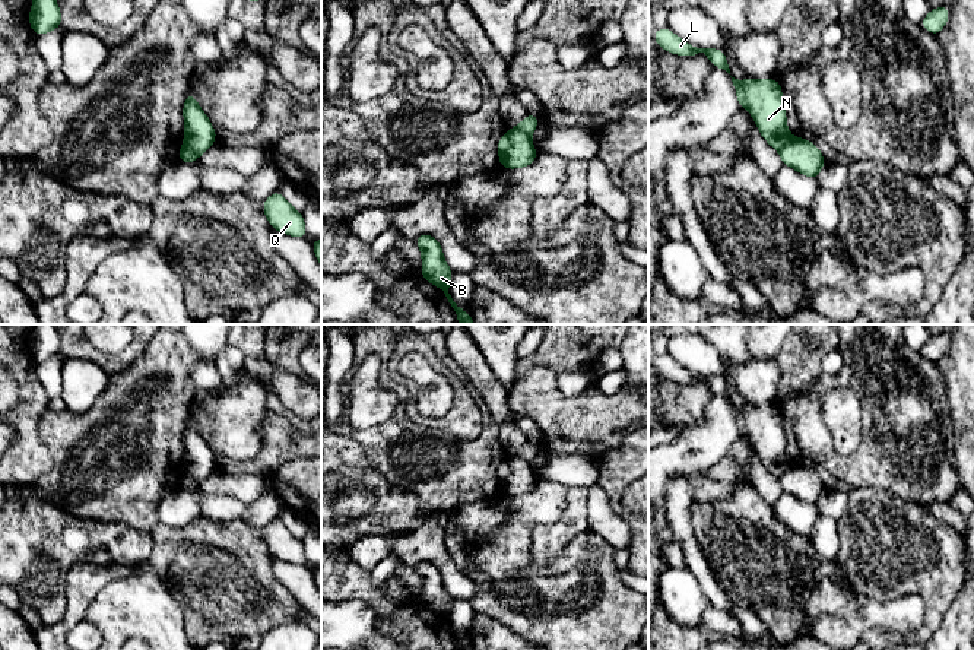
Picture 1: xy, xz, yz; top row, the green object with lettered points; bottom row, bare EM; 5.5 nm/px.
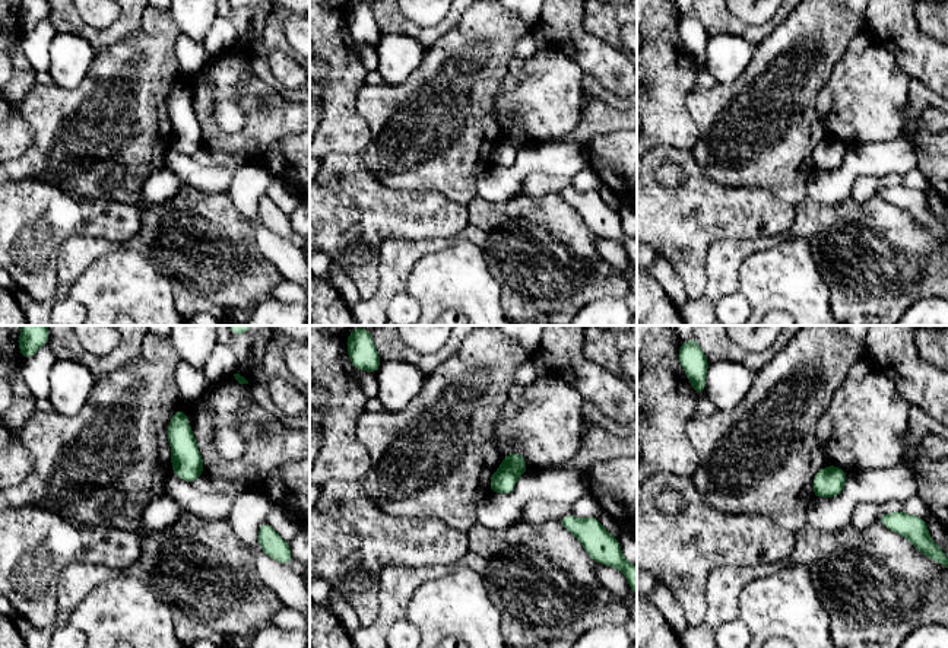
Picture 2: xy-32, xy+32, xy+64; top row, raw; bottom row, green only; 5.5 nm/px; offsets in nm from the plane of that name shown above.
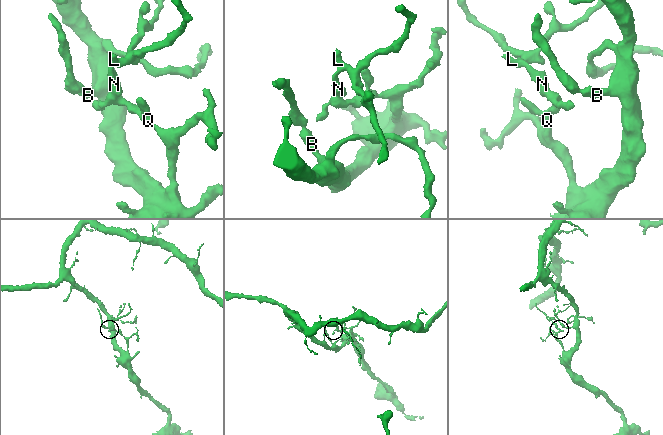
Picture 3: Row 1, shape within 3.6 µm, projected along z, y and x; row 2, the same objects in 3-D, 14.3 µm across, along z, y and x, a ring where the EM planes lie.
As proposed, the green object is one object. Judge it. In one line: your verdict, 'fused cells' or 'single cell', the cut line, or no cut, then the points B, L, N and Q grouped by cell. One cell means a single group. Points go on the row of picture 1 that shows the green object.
fused cells; cut xy (183, 145), (199, 155); groups B Q / L N

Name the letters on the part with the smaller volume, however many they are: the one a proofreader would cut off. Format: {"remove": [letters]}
{"remove": ["L", "N"]}

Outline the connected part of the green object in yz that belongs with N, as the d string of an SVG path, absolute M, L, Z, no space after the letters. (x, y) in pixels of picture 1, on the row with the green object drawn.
M732 77L740 108L746 108L768 145L778 152L790 139L786 108L780 82L772 77L756 80L746 77L745 82Z

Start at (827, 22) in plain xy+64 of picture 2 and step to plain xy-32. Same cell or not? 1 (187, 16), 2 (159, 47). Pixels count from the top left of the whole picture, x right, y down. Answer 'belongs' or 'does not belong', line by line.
1: does not belong
2: belongs

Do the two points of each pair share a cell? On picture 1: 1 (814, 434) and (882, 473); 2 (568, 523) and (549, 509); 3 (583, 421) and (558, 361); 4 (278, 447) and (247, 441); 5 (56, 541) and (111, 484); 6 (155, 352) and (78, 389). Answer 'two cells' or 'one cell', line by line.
1: one cell
2: two cells
3: two cells
4: two cells
5: two cells
6: two cells

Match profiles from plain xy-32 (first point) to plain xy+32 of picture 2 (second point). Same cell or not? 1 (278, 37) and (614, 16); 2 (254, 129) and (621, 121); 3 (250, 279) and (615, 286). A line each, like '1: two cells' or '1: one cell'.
1: one cell
2: one cell
3: one cell

